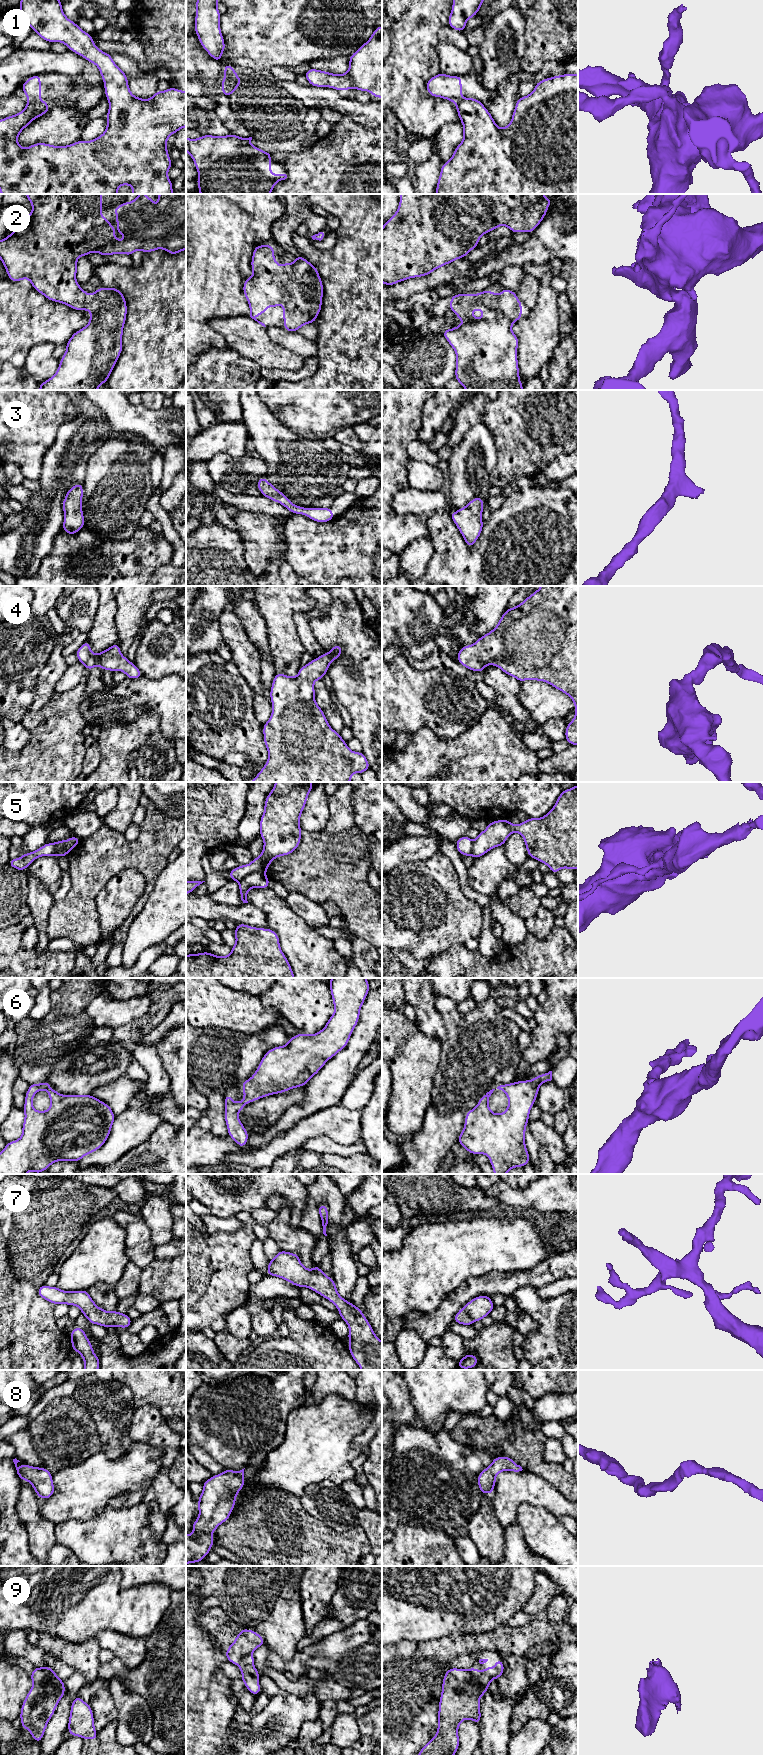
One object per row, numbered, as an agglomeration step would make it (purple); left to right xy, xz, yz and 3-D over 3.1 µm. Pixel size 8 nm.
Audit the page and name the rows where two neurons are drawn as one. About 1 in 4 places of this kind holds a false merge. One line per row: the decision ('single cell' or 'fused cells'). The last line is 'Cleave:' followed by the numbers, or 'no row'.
1: fused cells
2: single cell
3: single cell
4: single cell
5: fused cells
6: single cell
7: single cell
8: single cell
9: fused cells
Cleave: 1, 5, 9

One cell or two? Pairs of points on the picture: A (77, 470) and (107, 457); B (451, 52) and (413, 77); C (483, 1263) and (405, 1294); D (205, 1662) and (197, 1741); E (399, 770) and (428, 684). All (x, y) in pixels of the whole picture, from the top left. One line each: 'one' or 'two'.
A: two
B: two
C: one
D: one
E: two

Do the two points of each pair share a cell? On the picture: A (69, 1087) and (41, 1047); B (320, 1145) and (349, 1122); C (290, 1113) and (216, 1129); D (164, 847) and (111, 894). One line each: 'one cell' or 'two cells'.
A: two cells
B: two cells
C: two cells
D: two cells

